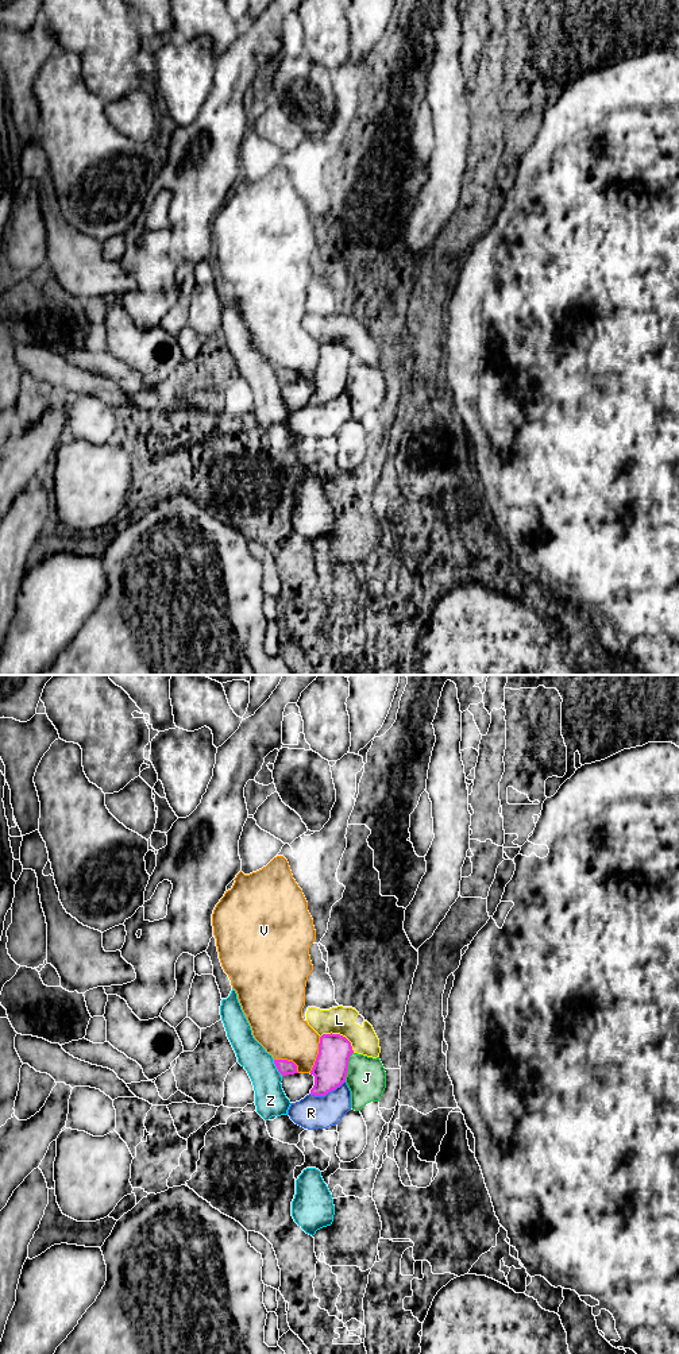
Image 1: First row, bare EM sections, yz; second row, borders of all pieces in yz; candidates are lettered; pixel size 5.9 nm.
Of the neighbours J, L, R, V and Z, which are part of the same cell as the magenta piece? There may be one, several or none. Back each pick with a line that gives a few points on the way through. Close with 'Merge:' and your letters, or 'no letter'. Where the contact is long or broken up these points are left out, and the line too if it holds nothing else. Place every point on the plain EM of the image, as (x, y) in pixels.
Merge: no letter

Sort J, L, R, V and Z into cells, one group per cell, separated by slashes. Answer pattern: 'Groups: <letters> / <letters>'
Groups: J / L / R / V Z

